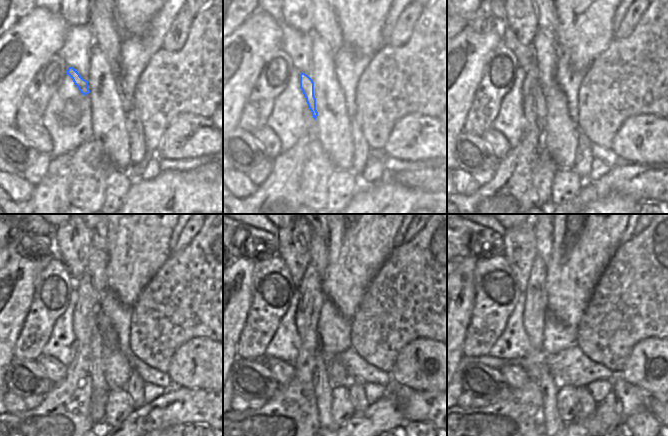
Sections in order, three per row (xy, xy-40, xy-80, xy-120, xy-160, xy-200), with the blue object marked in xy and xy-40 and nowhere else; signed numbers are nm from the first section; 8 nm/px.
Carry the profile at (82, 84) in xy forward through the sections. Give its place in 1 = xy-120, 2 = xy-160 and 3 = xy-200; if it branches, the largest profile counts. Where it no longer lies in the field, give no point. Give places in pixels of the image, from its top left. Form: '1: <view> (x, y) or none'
1: xy-120 (99, 387)
2: xy-160 (322, 388)
3: xy-200 (548, 388)

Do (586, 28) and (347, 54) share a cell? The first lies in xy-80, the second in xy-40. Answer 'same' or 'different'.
different

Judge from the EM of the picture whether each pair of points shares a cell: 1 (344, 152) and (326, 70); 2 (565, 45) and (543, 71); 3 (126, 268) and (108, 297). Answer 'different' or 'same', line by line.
1: same
2: different
3: different

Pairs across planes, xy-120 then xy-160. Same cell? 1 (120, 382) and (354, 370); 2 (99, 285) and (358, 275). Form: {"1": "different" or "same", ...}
{"1": "different", "2": "different"}

